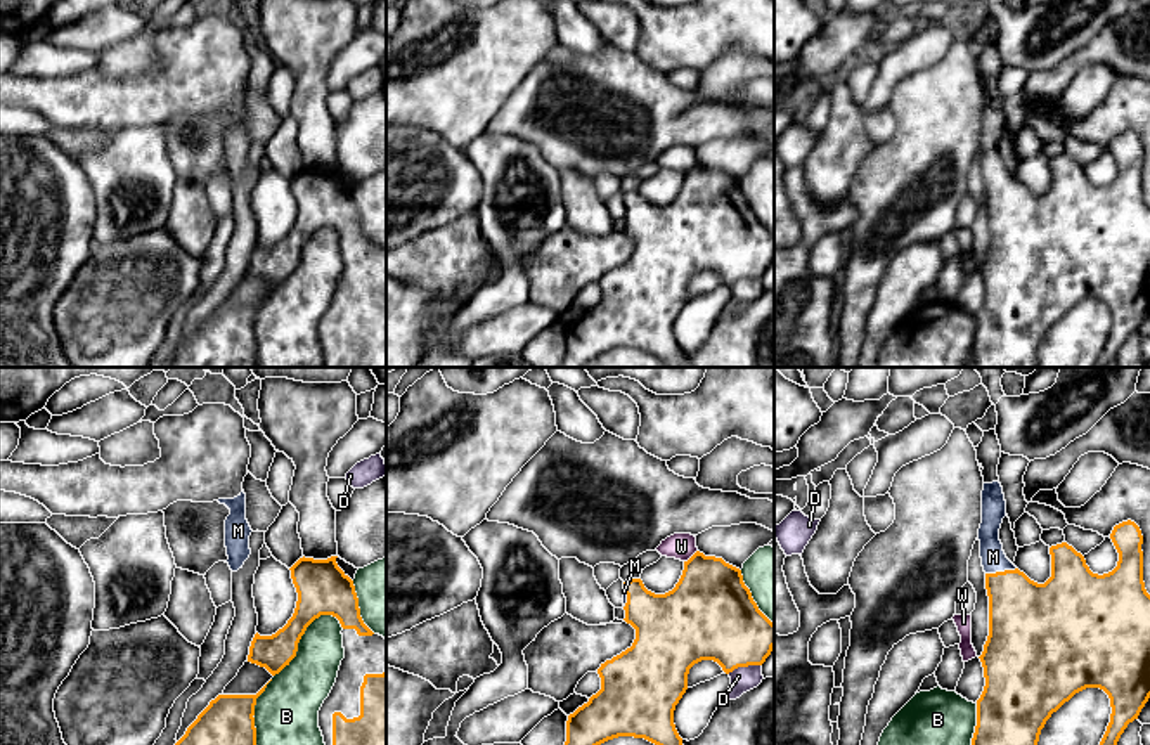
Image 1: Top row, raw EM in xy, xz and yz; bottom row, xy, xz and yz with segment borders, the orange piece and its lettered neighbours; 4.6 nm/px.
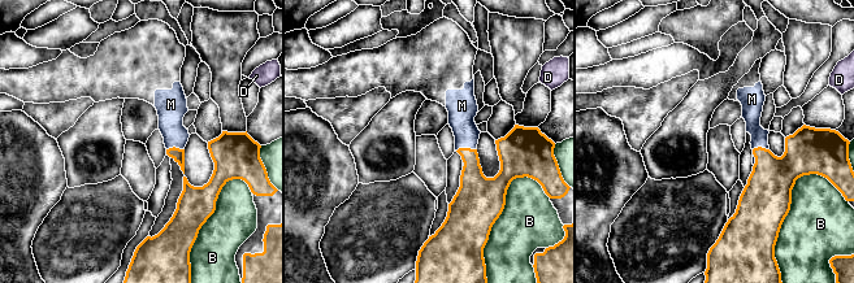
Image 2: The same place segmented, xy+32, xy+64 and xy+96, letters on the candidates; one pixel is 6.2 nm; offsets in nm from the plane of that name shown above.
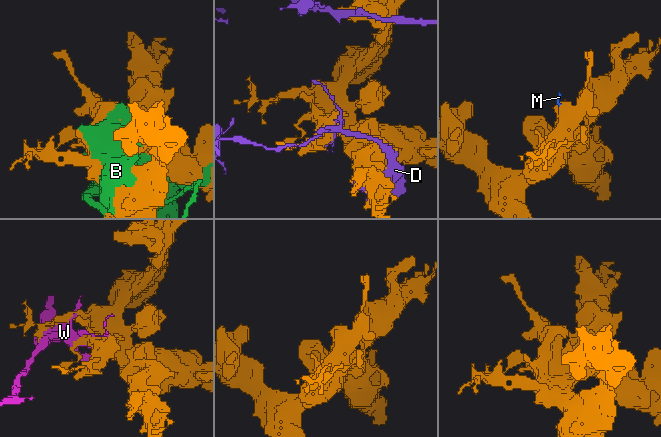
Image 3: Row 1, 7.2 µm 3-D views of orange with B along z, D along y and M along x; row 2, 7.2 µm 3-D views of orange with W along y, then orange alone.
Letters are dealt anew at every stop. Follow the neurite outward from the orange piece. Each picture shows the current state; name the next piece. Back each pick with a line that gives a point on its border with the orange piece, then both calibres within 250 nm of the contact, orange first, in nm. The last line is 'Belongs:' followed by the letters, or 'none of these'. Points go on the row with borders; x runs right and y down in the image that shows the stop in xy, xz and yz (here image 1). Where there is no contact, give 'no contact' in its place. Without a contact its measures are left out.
M: contact yz (1000, 572); calibres 360 and 110 nm
Belongs: M

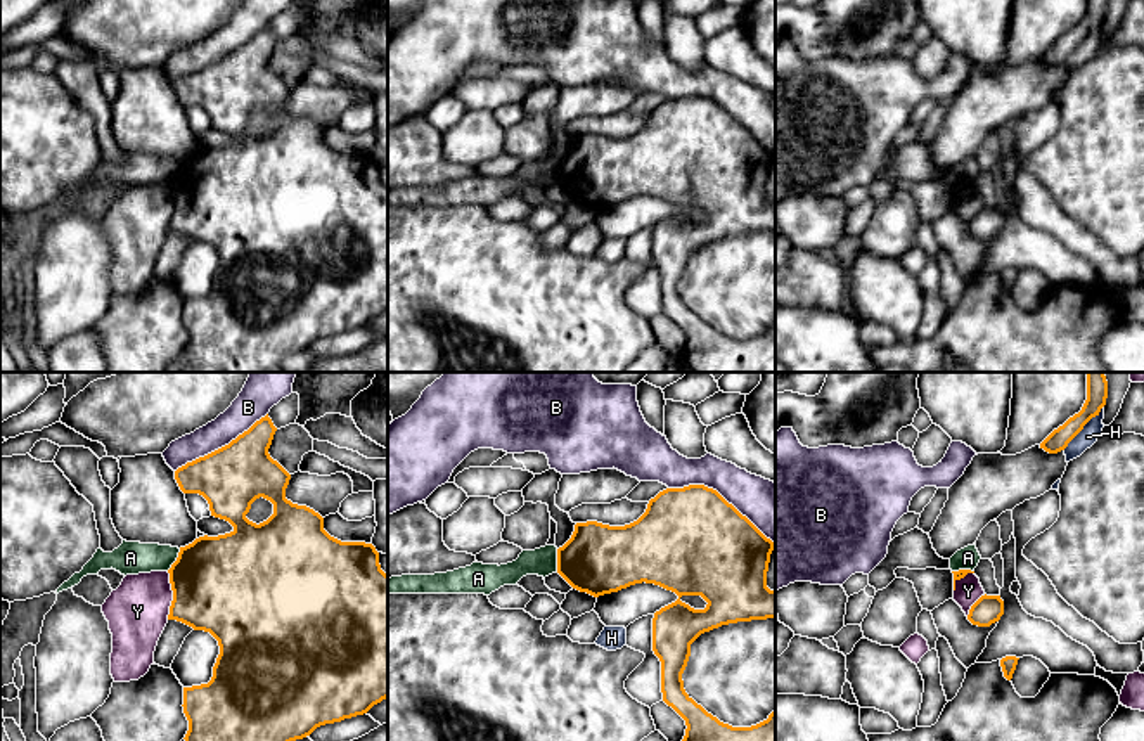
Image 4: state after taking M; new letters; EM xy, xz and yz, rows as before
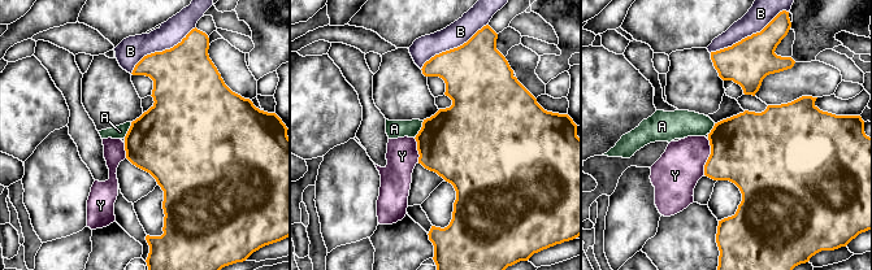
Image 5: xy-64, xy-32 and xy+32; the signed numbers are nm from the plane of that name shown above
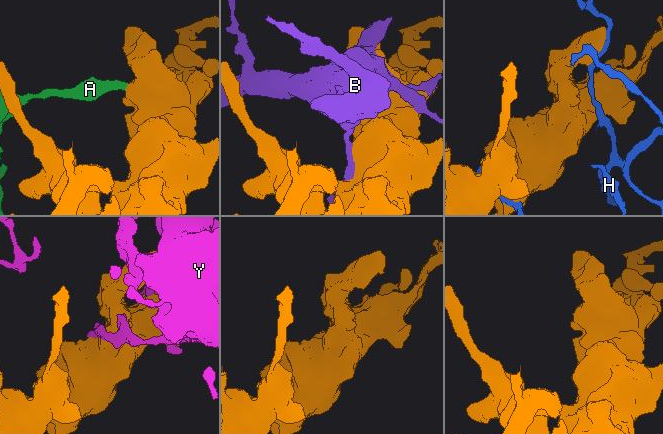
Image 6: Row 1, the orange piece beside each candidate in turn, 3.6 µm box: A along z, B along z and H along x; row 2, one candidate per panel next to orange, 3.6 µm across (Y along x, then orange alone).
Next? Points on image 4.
Belongs: none of these

